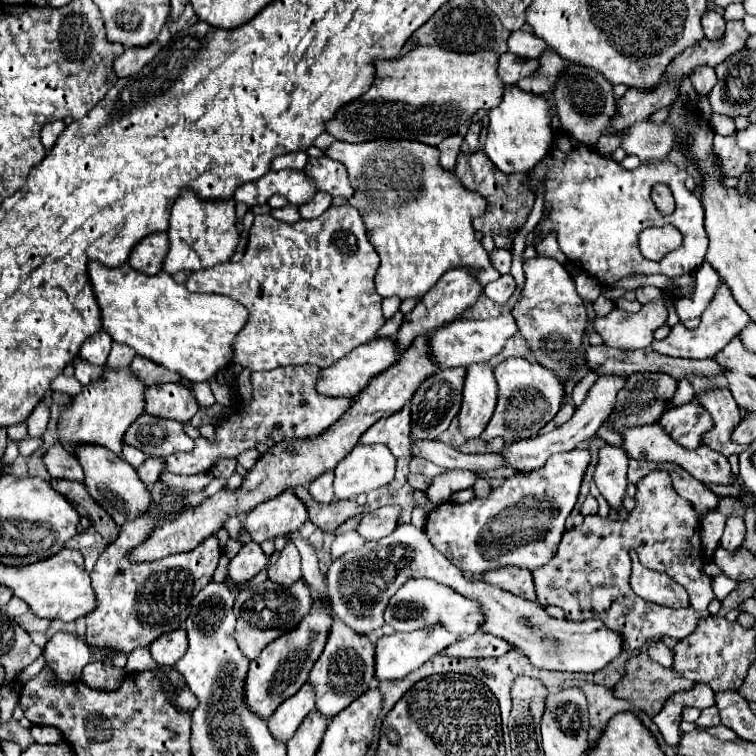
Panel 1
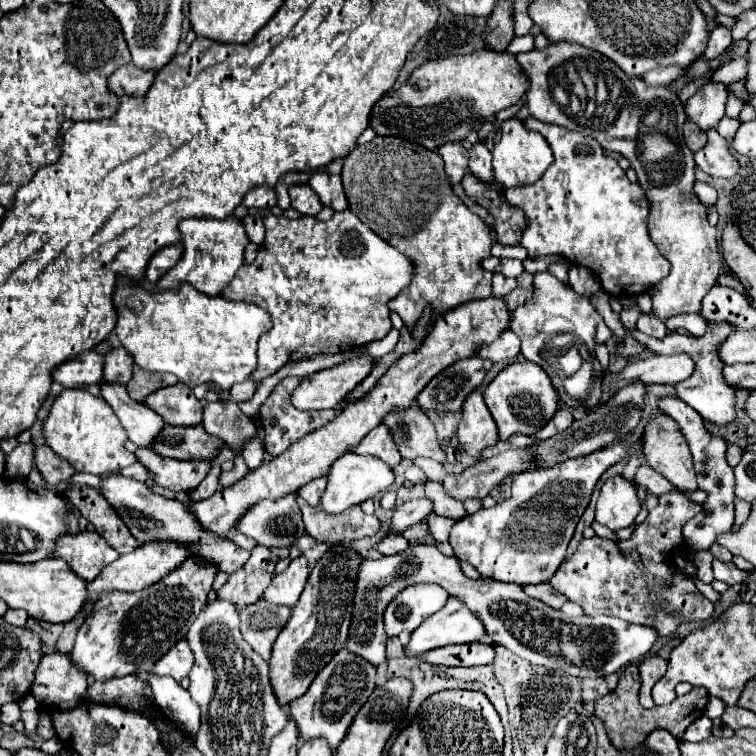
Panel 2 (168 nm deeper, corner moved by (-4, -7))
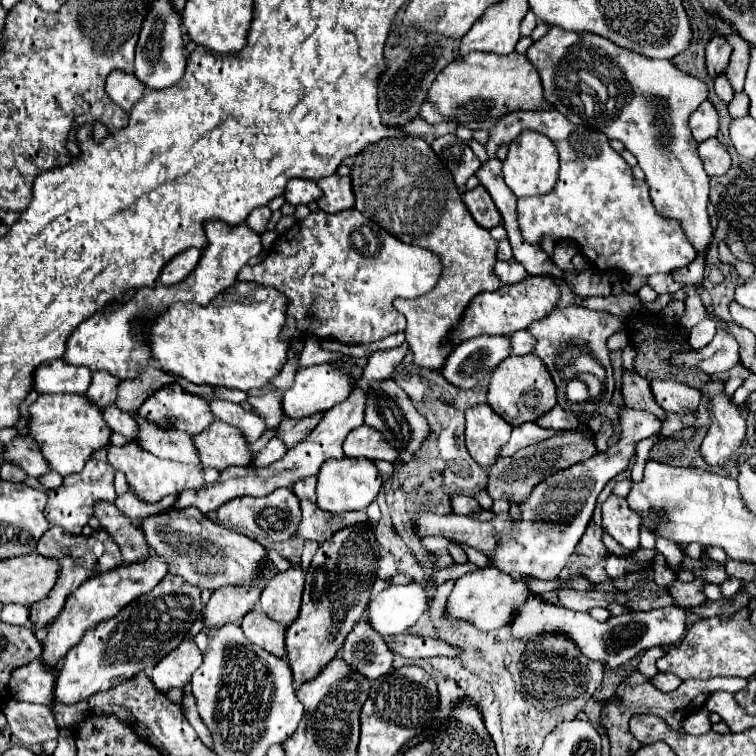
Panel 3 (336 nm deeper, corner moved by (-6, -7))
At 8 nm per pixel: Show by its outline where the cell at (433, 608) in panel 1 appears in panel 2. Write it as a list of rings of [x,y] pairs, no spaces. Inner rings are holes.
[[[414,584],[404,588],[384,612],[384,630],[388,636],[414,632],[432,612],[444,608],[448,592],[440,584]]]

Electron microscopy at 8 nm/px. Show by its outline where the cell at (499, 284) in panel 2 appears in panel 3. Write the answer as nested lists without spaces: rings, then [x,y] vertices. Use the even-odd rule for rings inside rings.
[[[514,258],[496,262],[494,272],[498,274],[502,284],[516,284],[516,282],[520,282],[520,280],[524,280],[528,276],[528,272],[522,268],[522,264],[518,264]]]

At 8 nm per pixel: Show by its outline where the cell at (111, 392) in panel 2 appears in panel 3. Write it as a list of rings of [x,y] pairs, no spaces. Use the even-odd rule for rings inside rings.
[[[136,416],[138,428],[140,428],[140,446],[148,452],[152,452],[158,458],[176,460],[182,464],[194,464],[202,468],[202,460],[198,460],[198,452],[194,452],[194,442],[186,432],[174,430],[174,428],[160,428],[156,424],[150,424]]]

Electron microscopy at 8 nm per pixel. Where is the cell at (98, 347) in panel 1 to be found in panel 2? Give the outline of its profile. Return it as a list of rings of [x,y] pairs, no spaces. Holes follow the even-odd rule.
[[[88,350],[80,356],[60,364],[52,378],[64,388],[82,388],[90,384],[98,384],[104,370],[104,356],[96,356],[96,352]]]

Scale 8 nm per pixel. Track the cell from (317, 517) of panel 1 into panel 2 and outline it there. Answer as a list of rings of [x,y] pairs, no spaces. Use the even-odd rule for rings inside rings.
[[[298,496],[298,504],[304,516],[306,532],[328,546],[338,542],[352,542],[364,536],[372,536],[378,530],[378,518],[368,516],[360,506],[352,506],[340,514],[326,514],[322,508],[312,508]]]

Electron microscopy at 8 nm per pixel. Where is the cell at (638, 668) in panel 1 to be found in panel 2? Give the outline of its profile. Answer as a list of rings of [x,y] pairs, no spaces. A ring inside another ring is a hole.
[[[630,664],[624,668],[624,672],[620,674],[620,682],[618,688],[602,698],[596,700],[596,716],[604,722],[606,732],[612,740],[612,744],[616,748],[632,748],[636,744],[642,744],[646,740],[646,736],[656,730],[656,728],[664,728],[668,730],[672,736],[680,738],[684,734],[684,730],[698,720],[704,714],[706,702],[708,702],[708,692],[704,688],[694,686],[686,696],[678,696],[672,704],[668,706],[656,706],[650,710],[644,710],[638,704],[638,692],[640,692],[640,674],[638,674],[638,666]]]

